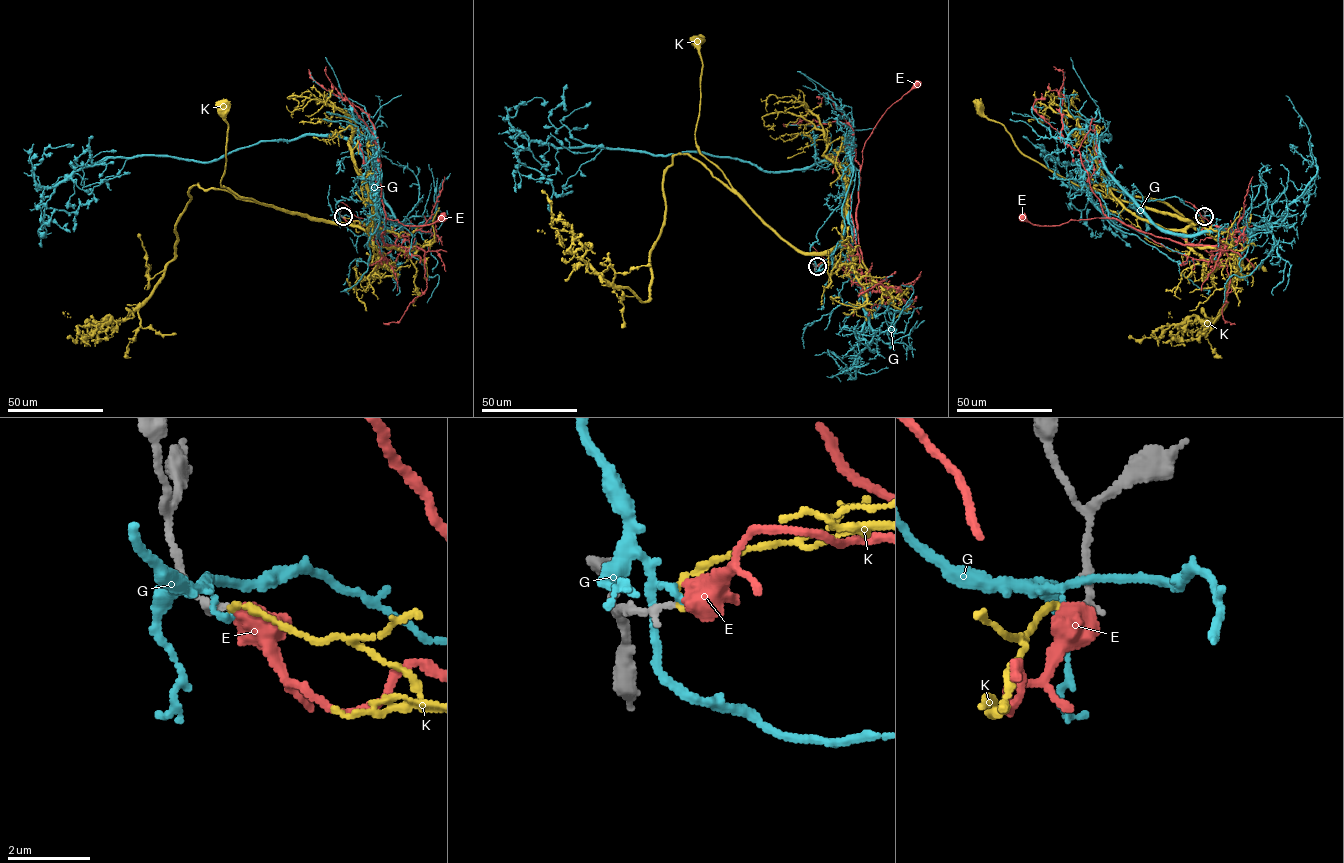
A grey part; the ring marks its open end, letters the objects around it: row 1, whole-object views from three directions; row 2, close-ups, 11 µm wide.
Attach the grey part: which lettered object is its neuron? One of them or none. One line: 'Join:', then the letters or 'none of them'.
Join: none of them

